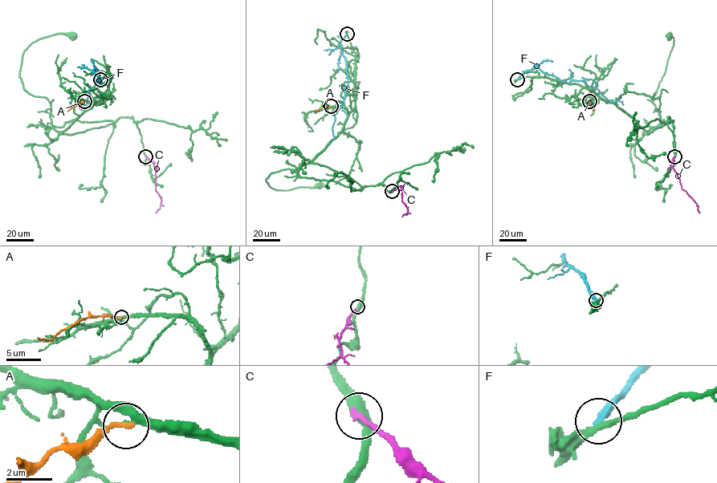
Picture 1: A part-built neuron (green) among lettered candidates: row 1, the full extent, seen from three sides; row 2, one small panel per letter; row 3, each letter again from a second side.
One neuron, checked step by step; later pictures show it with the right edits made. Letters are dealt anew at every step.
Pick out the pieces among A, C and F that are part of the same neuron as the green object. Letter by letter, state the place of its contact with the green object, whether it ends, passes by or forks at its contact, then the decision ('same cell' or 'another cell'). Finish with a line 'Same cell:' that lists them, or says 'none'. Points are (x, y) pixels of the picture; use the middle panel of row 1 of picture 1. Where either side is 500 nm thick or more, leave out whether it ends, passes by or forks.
A: (331, 106) | it ends | another cell
C: (392, 191) | it ends | another cell
F: (347, 34) | it ends | another cell
Same cell: none

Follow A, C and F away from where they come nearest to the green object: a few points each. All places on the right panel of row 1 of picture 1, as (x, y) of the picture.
A: (589, 101), (593, 111)
C: (674, 156), (671, 166), (678, 174), (682, 188), (698, 206), (699, 213)
F: (517, 79), (527, 70), (539, 67), (565, 83), (584, 81), (609, 100), (621, 101), (623, 104)

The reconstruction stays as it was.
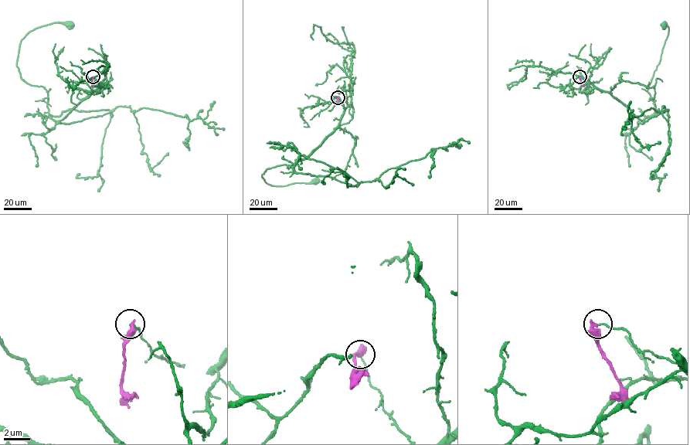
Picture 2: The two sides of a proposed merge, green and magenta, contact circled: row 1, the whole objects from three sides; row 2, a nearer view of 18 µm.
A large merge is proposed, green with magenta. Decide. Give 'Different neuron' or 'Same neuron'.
Different neuron

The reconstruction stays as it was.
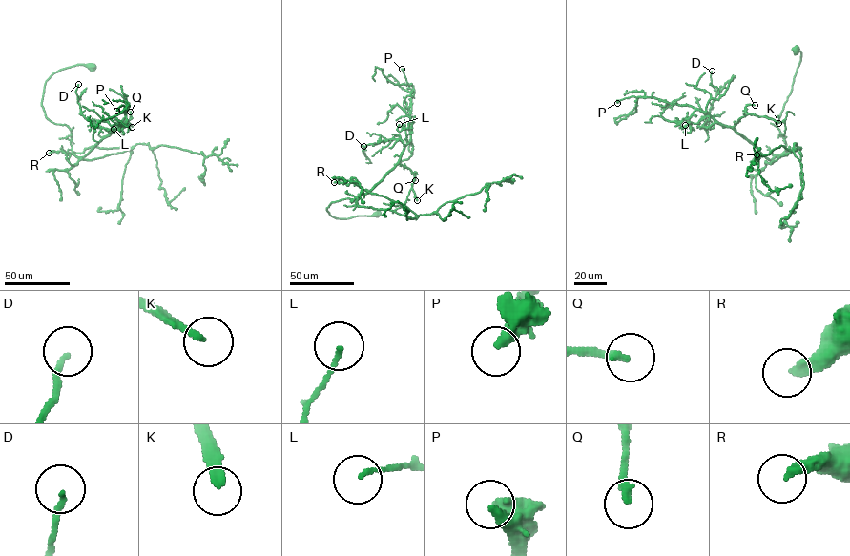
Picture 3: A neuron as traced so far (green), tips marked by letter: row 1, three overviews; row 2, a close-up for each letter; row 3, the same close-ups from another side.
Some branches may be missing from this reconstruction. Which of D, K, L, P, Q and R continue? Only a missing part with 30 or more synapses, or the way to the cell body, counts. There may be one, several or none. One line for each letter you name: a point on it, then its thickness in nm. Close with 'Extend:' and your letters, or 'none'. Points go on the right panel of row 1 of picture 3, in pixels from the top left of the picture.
K: (778, 123) | 220 nm
P: (617, 103) | 340 nm
Extend: K, P

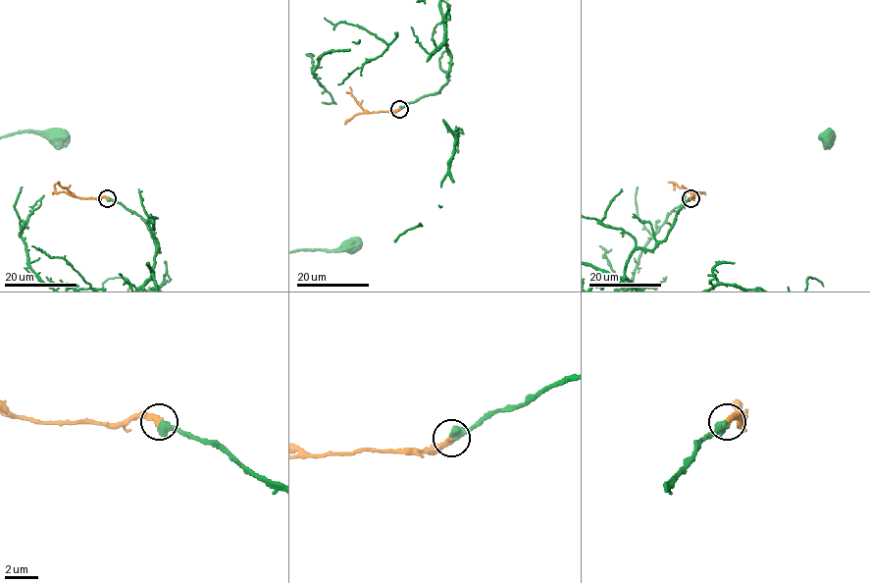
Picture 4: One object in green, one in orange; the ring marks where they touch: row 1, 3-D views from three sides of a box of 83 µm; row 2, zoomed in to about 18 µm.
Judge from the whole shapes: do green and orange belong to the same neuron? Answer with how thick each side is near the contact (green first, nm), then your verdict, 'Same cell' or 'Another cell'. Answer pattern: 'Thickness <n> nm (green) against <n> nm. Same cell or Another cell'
Thickness 550 nm (green) against 400 nm. Same cell

